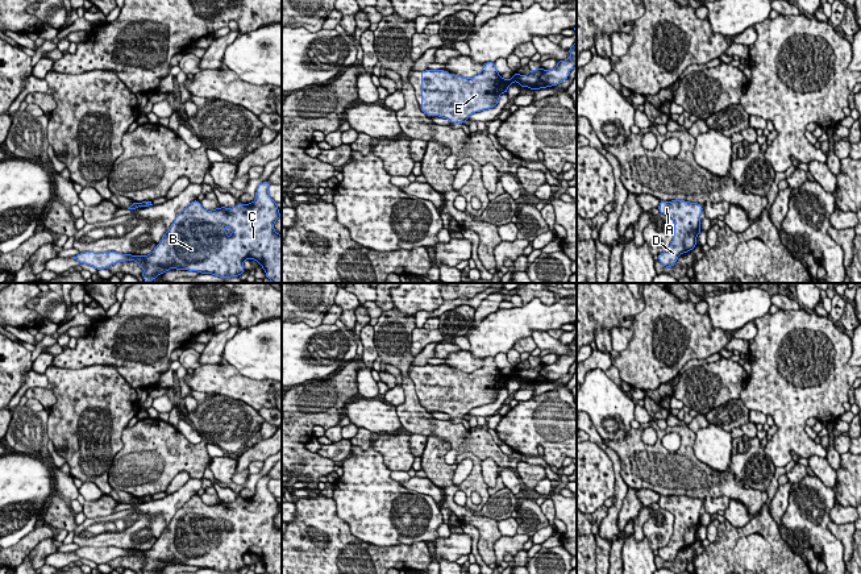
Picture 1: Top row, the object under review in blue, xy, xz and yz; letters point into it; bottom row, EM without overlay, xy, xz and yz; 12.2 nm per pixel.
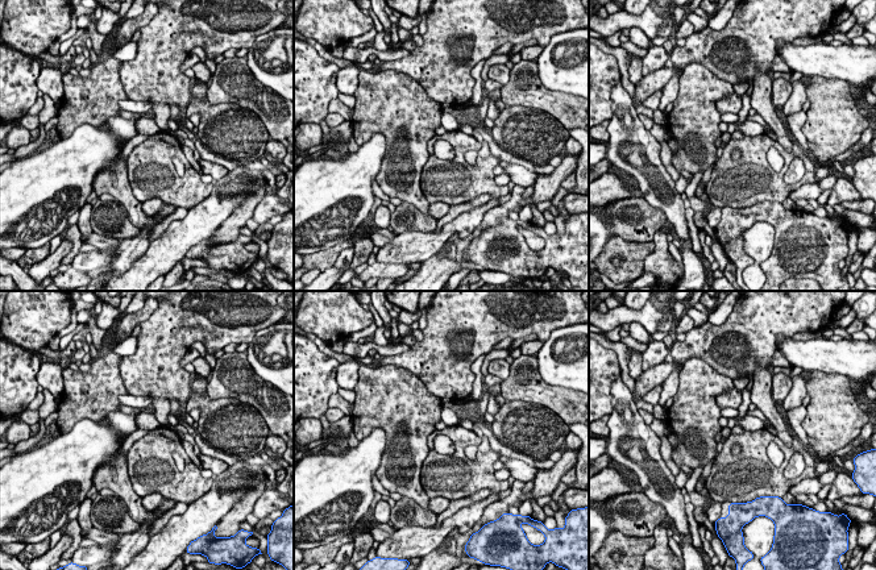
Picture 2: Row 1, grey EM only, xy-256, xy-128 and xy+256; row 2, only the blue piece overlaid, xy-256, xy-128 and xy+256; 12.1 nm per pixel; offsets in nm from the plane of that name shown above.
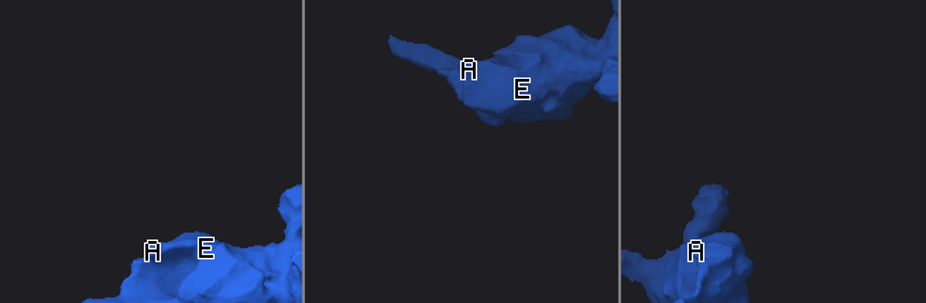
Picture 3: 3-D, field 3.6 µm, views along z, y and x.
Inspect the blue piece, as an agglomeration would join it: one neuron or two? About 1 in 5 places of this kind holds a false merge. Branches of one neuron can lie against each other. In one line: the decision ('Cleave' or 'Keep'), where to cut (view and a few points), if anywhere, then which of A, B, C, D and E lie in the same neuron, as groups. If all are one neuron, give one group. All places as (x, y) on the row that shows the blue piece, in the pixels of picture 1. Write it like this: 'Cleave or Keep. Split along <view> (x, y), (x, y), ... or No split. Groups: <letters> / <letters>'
Keep. No split. Groups: A B C D E

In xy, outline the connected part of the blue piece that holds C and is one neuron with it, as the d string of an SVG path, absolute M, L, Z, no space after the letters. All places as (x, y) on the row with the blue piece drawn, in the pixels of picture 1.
M269 182L261 183L253 203L237 204L233 208L221 207L207 211L200 201L194 200L175 217L175 221L149 255L86 251L71 258L97 270L108 269L117 262L134 261L144 269L142 276L147 283L170 271L171 266L176 270L207 273L222 279L240 276L245 271L242 262L255 259L265 270L266 278L274 283L282 283L282 234L274 230L274 222L282 215L269 195L269 187Z

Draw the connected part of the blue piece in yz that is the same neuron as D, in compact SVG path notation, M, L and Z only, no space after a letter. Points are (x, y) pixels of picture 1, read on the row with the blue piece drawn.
M685 200L660 201L658 209L674 220L674 236L666 251L658 254L658 261L673 267L678 257L696 246L696 236L700 233L702 204Z

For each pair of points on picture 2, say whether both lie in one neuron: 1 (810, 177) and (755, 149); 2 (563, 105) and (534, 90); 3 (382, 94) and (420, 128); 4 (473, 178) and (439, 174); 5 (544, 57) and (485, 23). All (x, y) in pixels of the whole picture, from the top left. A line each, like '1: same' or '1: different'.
1: same
2: same
3: same
4: same
5: different

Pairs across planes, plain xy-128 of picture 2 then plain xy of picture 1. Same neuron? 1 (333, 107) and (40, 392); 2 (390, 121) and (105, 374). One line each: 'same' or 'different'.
1: same
2: same

